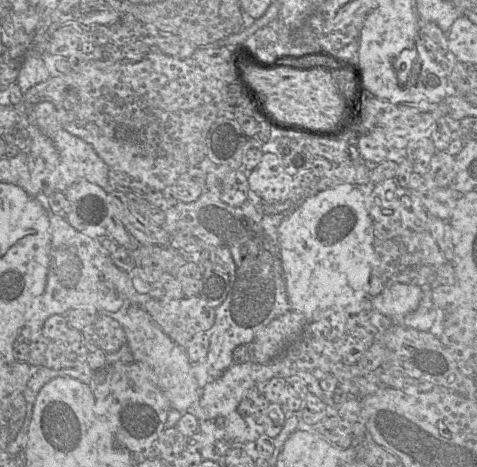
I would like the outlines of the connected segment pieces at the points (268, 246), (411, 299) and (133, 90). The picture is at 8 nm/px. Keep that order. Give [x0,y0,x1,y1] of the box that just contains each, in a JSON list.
[[162,190,291,381],[373,283,422,319],[22,49,224,191]]

